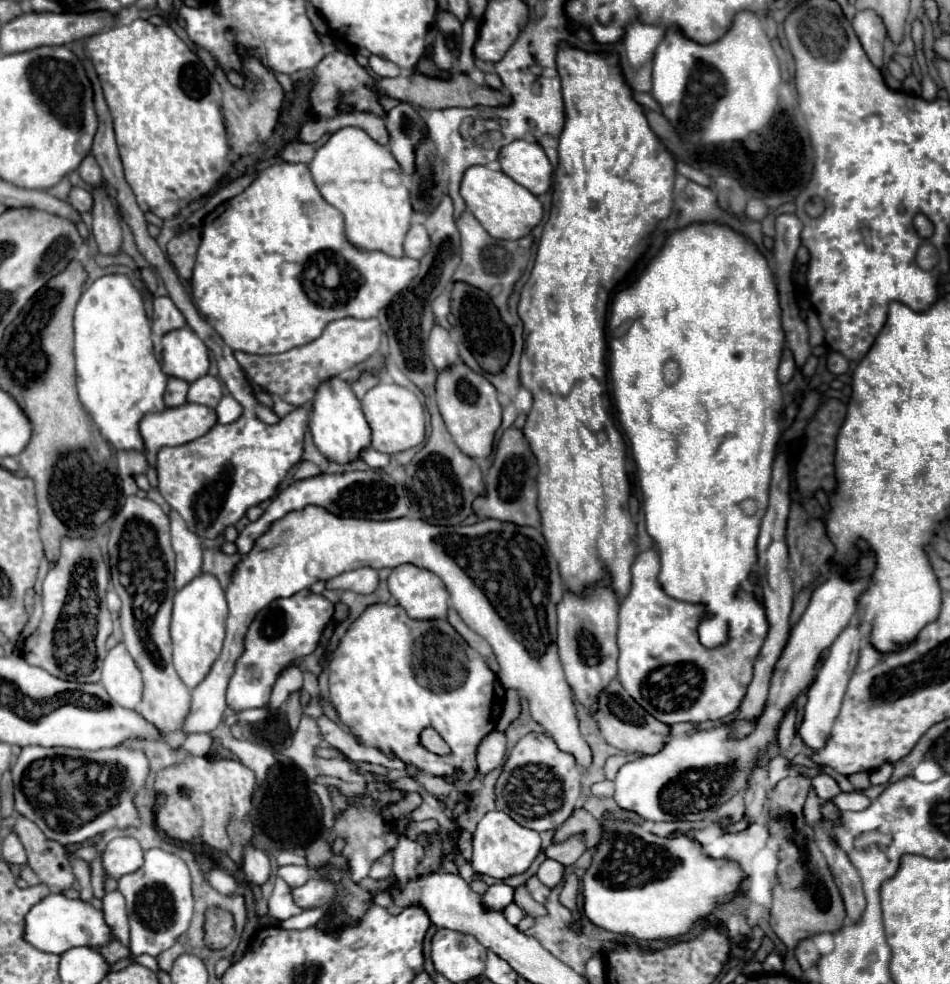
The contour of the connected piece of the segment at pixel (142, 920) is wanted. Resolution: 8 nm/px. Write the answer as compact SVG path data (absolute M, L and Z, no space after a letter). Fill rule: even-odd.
M163 849L145 851L145 863L131 875L117 881L117 889L127 901L129 929L131 929L131 955L147 953L157 957L169 949L181 933L187 931L193 915L193 895L191 895L191 877L187 865L173 853Z

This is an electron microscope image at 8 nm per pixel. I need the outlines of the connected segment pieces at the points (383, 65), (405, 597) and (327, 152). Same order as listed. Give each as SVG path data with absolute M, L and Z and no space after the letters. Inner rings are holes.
M369 57L369 67L375 71L377 77L397 77L401 75L401 67L393 65L391 61L385 61L383 57Z
M399 565L389 575L389 591L413 619L445 619L449 591L435 573L415 565Z
M343 127L315 151L309 169L323 199L343 213L345 237L351 245L403 257L403 239L411 225L413 207L403 171L387 147L357 127Z

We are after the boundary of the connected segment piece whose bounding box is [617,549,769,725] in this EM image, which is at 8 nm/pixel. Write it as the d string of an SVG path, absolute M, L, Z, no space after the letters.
M655 549L639 553L631 567L631 591L619 607L619 681L647 713L663 723L723 719L739 709L753 679L753 663L769 631L765 607L749 595L733 599L727 643L707 649L699 643L697 627L711 611L669 597L657 581L659 567Z

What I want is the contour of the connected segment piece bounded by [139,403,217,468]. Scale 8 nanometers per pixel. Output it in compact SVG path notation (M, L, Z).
M185 403L181 407L173 407L173 409L165 409L161 413L149 413L143 417L141 421L141 435L145 441L145 455L151 467L155 468L157 451L161 447L173 447L173 445L183 445L189 443L201 435L205 435L213 425L217 425L217 411L209 409L207 405L193 405L193 403Z

